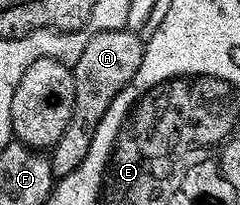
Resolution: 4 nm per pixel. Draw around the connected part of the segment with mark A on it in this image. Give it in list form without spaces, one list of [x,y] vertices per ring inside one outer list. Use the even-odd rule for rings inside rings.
[[[113,30],[100,32],[88,40],[80,60],[72,64],[74,76],[74,107],[72,120],[68,120],[68,128],[64,128],[64,136],[49,151],[48,157],[55,175],[61,176],[72,172],[88,156],[88,148],[92,148],[92,136],[104,120],[104,112],[120,96],[120,92],[136,76],[136,68],[140,68],[140,60],[146,51],[141,33],[133,30]]]

